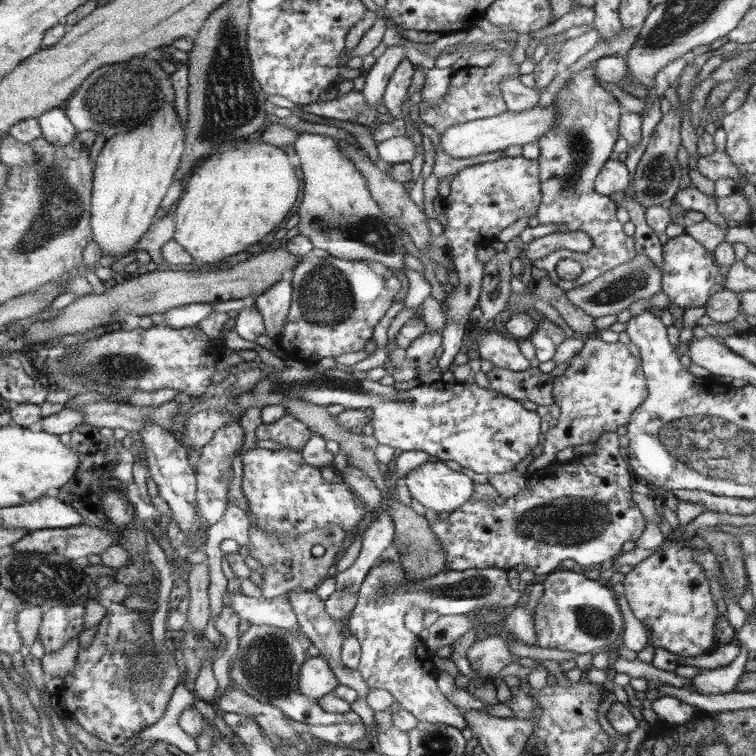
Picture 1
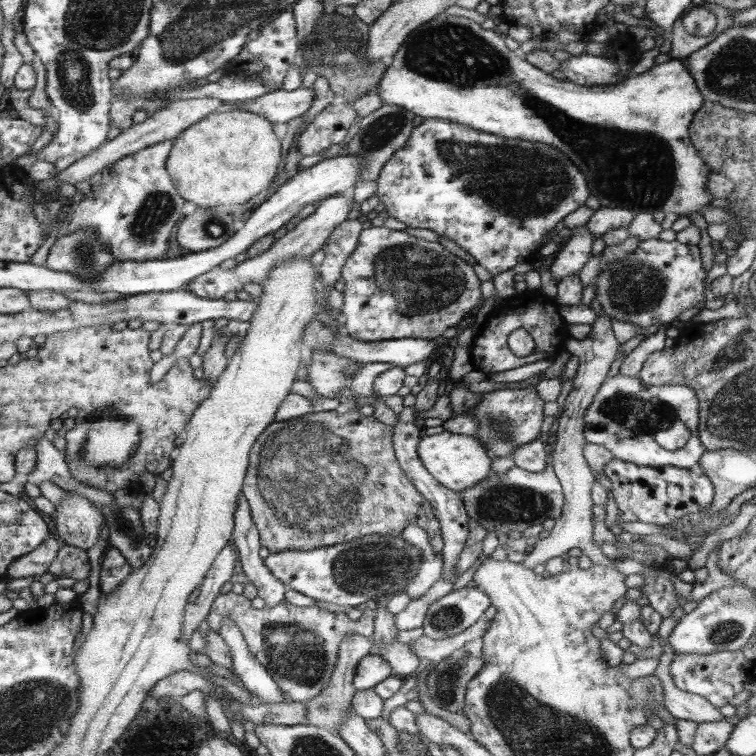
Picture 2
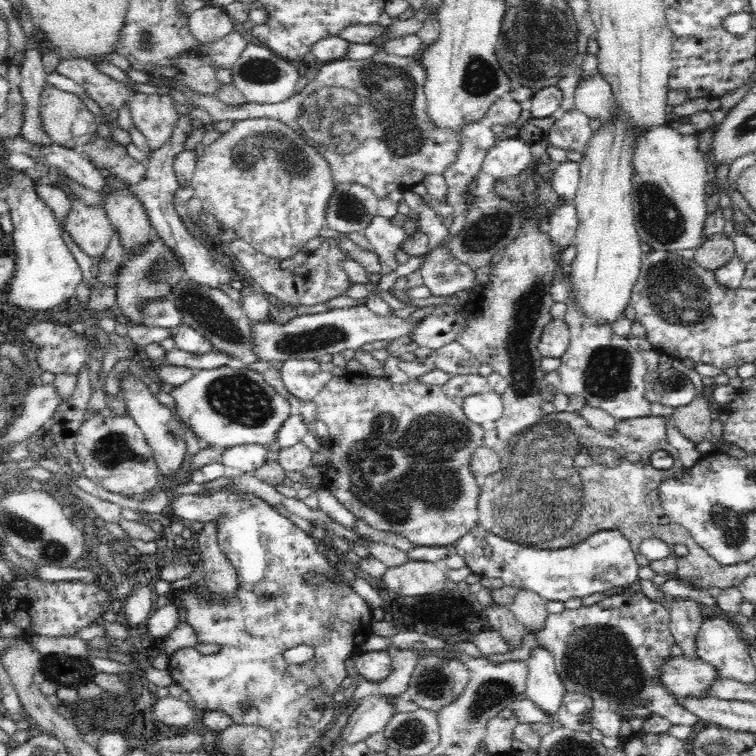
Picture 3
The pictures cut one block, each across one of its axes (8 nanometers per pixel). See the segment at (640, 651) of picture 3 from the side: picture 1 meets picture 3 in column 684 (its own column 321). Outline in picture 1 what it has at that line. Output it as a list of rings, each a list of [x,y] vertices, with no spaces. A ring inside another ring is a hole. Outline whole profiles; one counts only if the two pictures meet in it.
[[[254,624],[242,635],[239,635],[239,650],[235,656],[233,667],[229,670],[230,680],[244,694],[256,698],[259,702],[278,708],[292,721],[326,728],[342,723],[360,723],[361,718],[356,712],[352,711],[345,715],[330,714],[330,712],[322,709],[319,700],[306,697],[300,693],[298,676],[301,675],[301,666],[305,663],[305,650],[310,645],[312,645],[311,640],[306,638],[300,630],[288,632],[279,626]]]

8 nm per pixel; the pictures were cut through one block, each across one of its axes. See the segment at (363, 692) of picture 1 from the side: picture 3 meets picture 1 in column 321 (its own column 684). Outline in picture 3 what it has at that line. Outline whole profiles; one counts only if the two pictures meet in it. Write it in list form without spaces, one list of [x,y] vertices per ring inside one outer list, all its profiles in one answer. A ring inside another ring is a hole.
[[[669,597],[667,606],[671,623],[669,624],[675,644],[682,649],[682,656],[697,659],[696,637],[703,621],[708,617],[701,605],[692,600]]]

